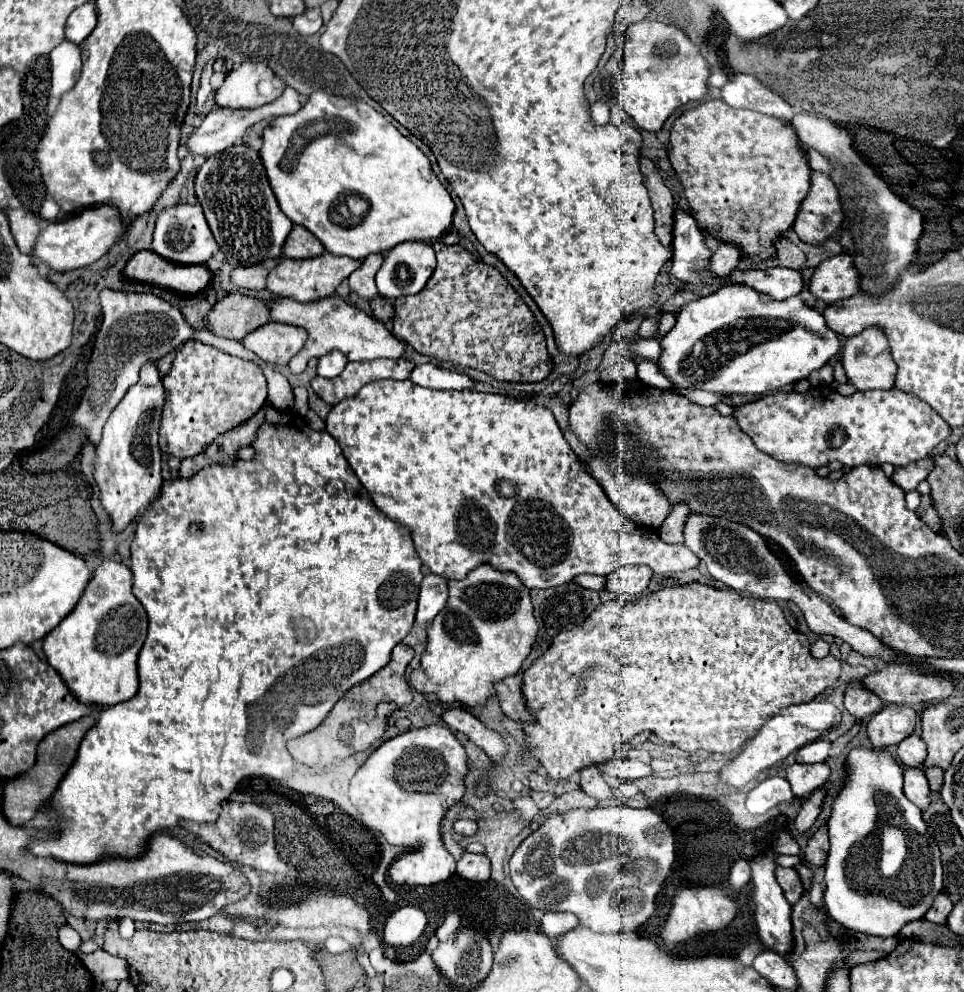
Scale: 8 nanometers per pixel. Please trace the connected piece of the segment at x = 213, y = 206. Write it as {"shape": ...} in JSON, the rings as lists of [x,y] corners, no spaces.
{"shape":[[[237,144],[227,152],[207,158],[197,172],[195,194],[201,200],[205,218],[225,260],[233,268],[239,264],[259,264],[261,260],[277,258],[281,254],[293,222],[281,212],[275,194],[271,192],[259,152],[245,144]]]}

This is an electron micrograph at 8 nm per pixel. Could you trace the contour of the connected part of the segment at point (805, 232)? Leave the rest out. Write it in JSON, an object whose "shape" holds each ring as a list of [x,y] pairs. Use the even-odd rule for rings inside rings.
{"shape":[[[813,172],[811,190],[799,208],[793,230],[807,244],[823,244],[825,240],[839,236],[843,218],[837,186],[827,174]]]}

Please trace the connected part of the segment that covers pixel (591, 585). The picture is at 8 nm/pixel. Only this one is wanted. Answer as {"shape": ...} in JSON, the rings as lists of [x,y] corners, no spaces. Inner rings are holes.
{"shape":[[[581,574],[575,578],[575,582],[587,590],[603,590],[605,588],[605,576],[595,574]]]}

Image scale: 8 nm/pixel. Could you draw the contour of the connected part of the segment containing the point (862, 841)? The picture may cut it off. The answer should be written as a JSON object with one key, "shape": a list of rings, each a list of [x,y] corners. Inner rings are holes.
{"shape":[[[853,748],[847,758],[847,784],[839,792],[839,796],[833,802],[833,812],[827,822],[829,828],[829,842],[831,850],[825,862],[825,908],[831,918],[835,918],[839,924],[847,926],[849,930],[871,934],[871,936],[897,936],[899,930],[913,920],[921,920],[925,912],[931,908],[933,898],[943,890],[943,866],[941,866],[941,852],[935,846],[935,842],[927,836],[927,826],[921,818],[921,810],[909,802],[903,794],[903,768],[897,764],[895,758],[889,756],[887,750],[869,750],[869,748]]]}

